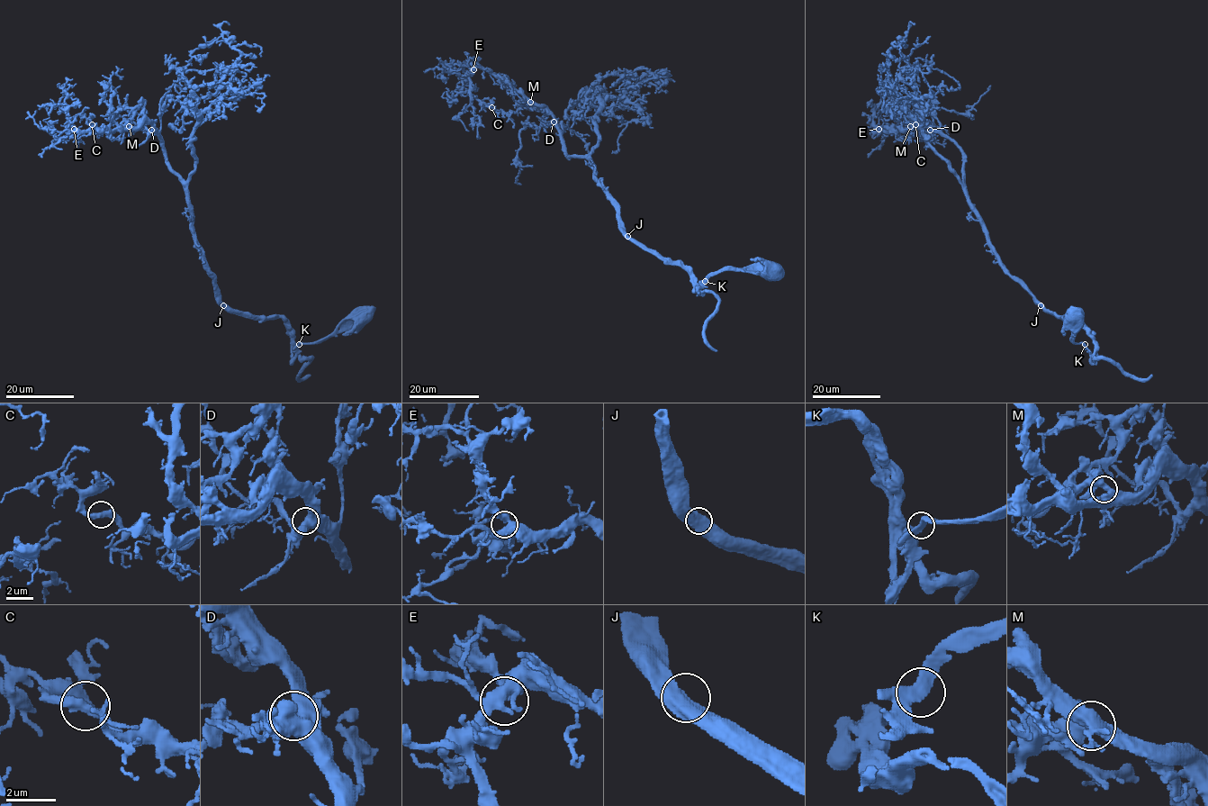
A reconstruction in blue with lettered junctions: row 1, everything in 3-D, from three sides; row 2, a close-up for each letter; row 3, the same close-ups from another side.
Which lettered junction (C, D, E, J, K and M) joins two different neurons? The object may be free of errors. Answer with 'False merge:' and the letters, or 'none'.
False merge: none

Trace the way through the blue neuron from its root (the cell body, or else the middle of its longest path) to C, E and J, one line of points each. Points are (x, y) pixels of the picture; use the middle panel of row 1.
C: (773, 271), (721, 269), (698, 293), (625, 232), (550, 113), (491, 107)
E: (773, 271), (721, 269), (698, 293), (680, 266), (625, 232), (593, 165), (567, 154), (550, 113), (473, 69)
J: (773, 271), (770, 265), (721, 269), (703, 282), (698, 293), (696, 280), (680, 266), (644, 250), (627, 235)

